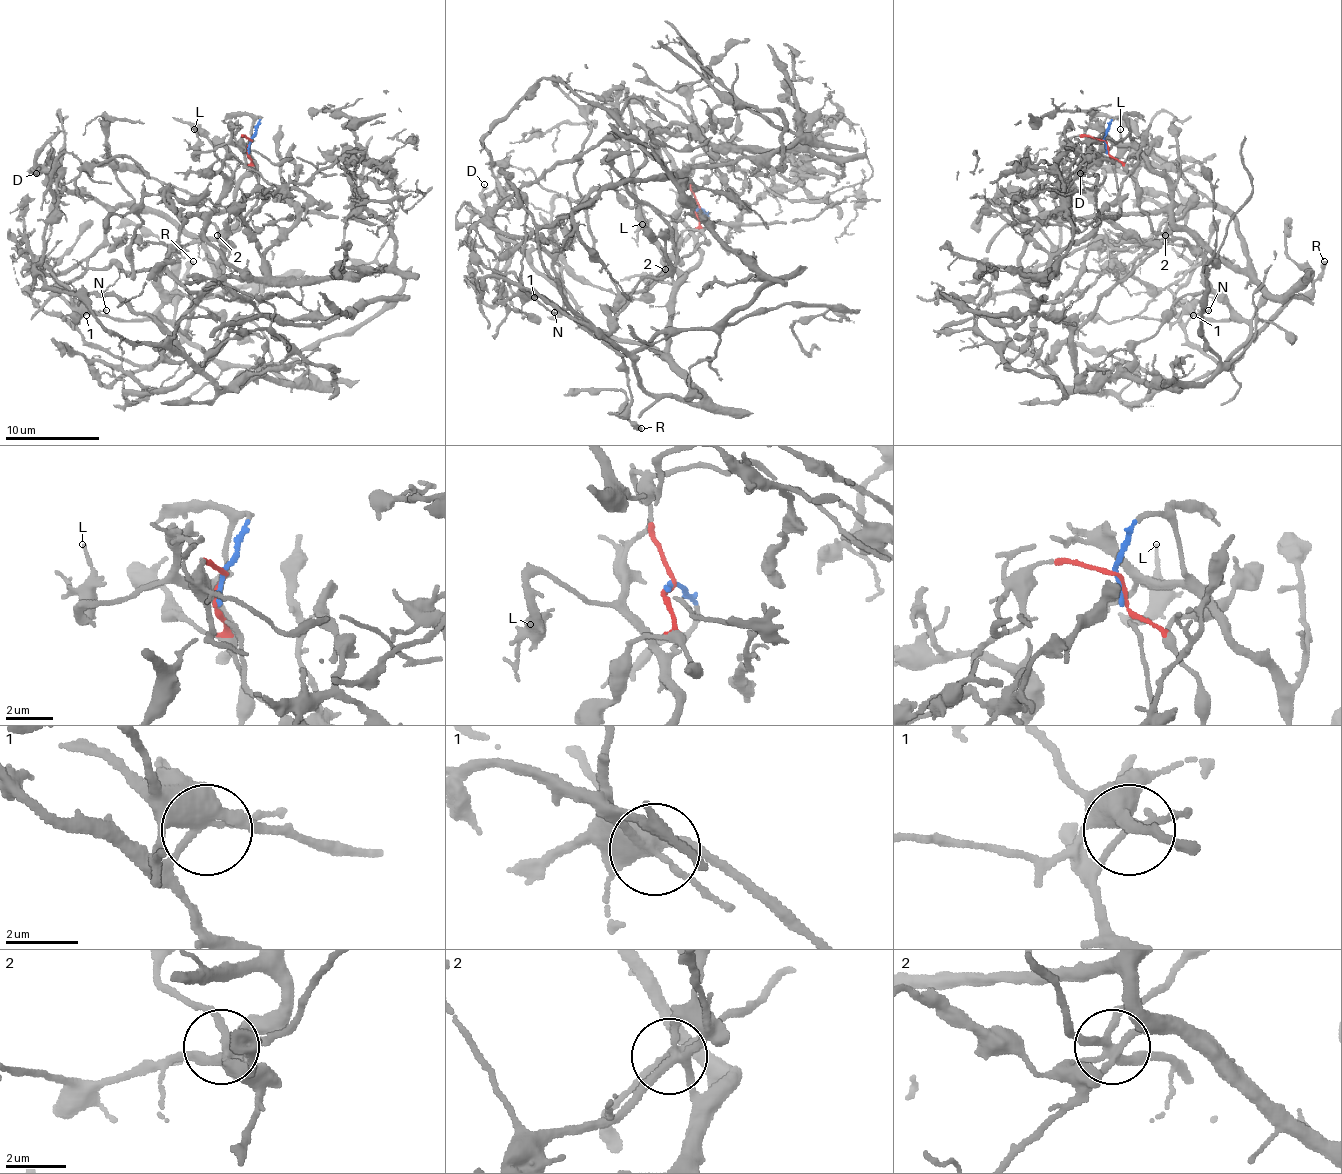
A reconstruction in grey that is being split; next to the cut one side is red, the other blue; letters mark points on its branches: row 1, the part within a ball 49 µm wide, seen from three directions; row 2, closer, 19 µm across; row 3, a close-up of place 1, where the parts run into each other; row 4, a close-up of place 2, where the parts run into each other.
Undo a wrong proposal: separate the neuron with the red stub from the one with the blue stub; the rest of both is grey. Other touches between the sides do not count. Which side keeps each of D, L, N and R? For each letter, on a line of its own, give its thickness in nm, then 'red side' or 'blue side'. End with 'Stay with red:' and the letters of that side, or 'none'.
D: calibre 170 nm; blue side
L: calibre 130 nm; blue side
N: calibre 160 nm; blue side
R: calibre 400 nm; red side
Stay with red: R

